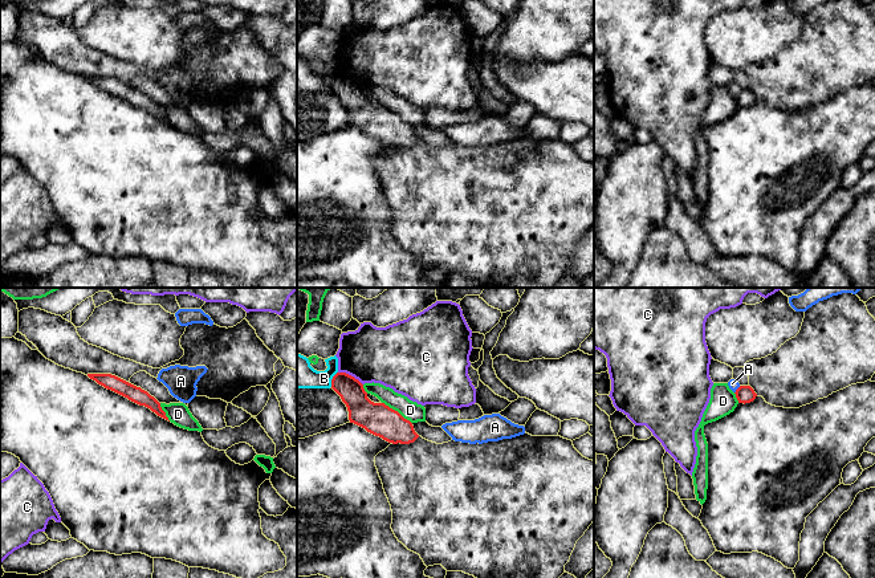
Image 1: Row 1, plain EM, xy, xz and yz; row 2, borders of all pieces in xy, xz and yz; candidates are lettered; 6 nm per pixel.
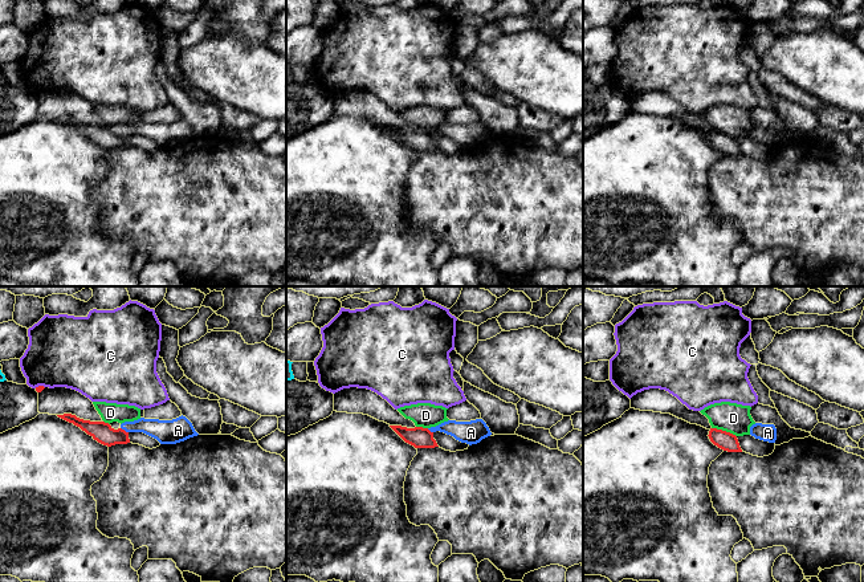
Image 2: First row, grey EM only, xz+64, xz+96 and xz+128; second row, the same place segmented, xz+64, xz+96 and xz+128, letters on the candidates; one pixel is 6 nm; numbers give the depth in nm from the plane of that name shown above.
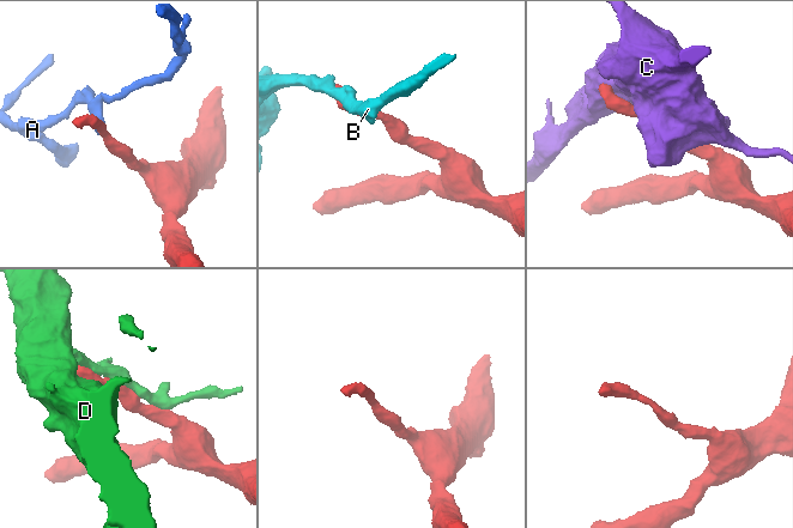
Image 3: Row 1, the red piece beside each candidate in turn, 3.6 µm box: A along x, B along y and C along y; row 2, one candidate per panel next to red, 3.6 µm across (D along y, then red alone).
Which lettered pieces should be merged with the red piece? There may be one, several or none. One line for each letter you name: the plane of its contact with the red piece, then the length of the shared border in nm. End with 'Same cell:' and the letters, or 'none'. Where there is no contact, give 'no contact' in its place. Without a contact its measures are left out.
Same cell: none

